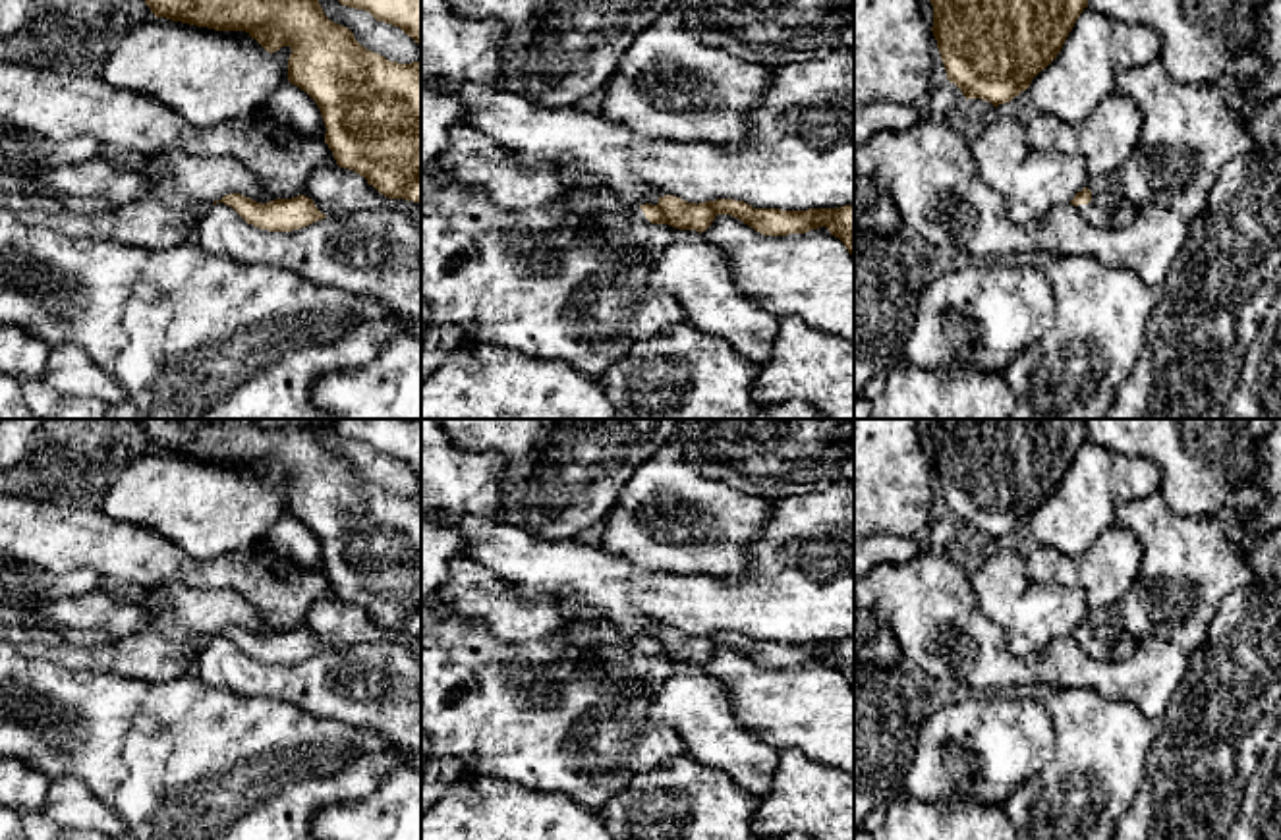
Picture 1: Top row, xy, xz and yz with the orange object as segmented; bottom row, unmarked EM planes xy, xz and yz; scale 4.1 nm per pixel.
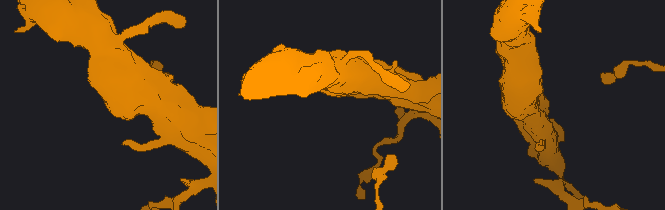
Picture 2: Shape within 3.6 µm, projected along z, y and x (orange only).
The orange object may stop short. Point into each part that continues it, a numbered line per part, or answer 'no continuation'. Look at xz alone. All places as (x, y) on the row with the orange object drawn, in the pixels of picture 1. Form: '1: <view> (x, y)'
1: xz (628, 230)

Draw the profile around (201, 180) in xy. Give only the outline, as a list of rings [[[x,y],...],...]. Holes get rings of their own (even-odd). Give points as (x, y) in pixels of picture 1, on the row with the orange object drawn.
[[[182,151],[149,160],[164,178],[174,195],[182,195],[189,209],[209,209],[224,195],[240,193],[257,203],[274,201],[245,164],[230,154],[187,154]]]

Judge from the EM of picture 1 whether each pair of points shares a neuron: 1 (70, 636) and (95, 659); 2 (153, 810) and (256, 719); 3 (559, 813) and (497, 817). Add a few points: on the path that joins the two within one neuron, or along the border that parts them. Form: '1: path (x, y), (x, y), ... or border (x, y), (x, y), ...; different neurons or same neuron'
1: border (72, 644), (97, 651); different neurons
2: path (178, 788), (192, 775), (199, 775), (230, 744); same neuron
3: path (543, 817), (512, 817); same neuron

